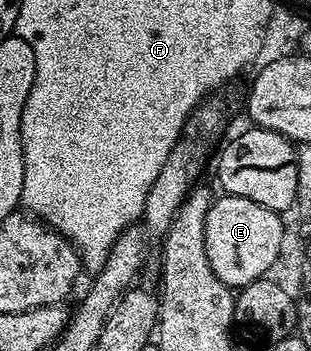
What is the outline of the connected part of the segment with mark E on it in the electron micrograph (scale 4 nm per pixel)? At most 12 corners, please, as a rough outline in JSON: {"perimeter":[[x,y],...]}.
{"perimeter":[[218,195],[204,247],[231,290],[278,261],[283,218],[252,199]]}

